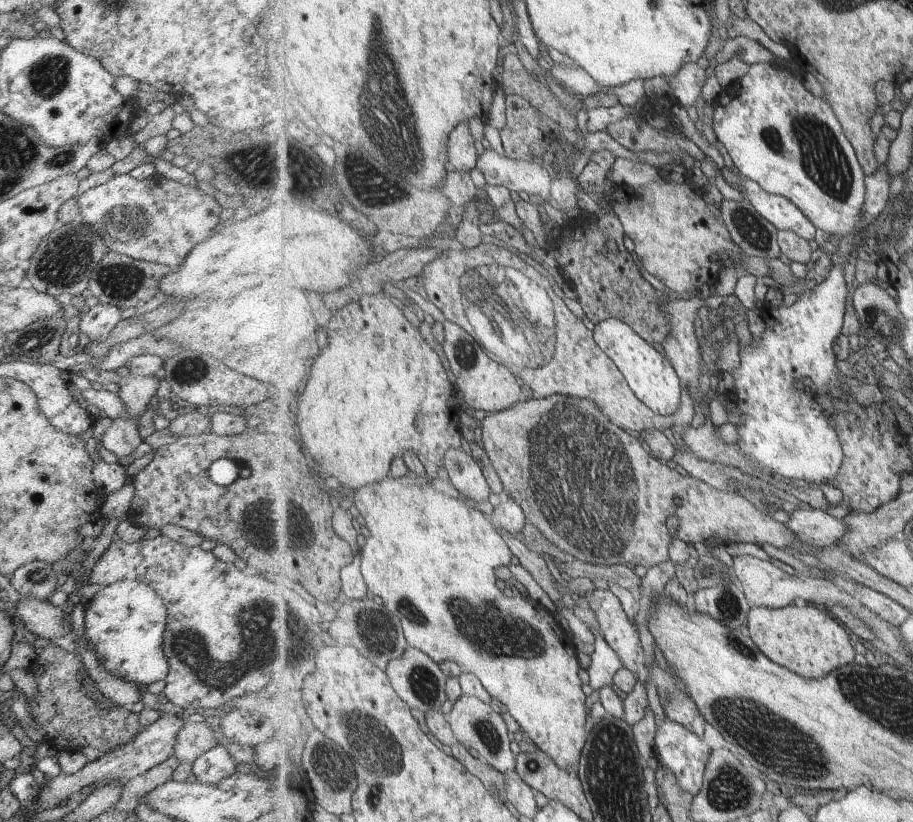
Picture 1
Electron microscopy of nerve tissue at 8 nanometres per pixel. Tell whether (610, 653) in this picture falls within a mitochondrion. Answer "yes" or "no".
no

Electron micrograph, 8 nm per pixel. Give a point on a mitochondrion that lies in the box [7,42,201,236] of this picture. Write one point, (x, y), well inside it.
(50, 77)

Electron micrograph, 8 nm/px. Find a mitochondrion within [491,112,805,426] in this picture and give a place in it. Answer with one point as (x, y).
(746, 223)

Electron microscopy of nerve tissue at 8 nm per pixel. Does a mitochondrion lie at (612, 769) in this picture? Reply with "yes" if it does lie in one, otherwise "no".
yes

